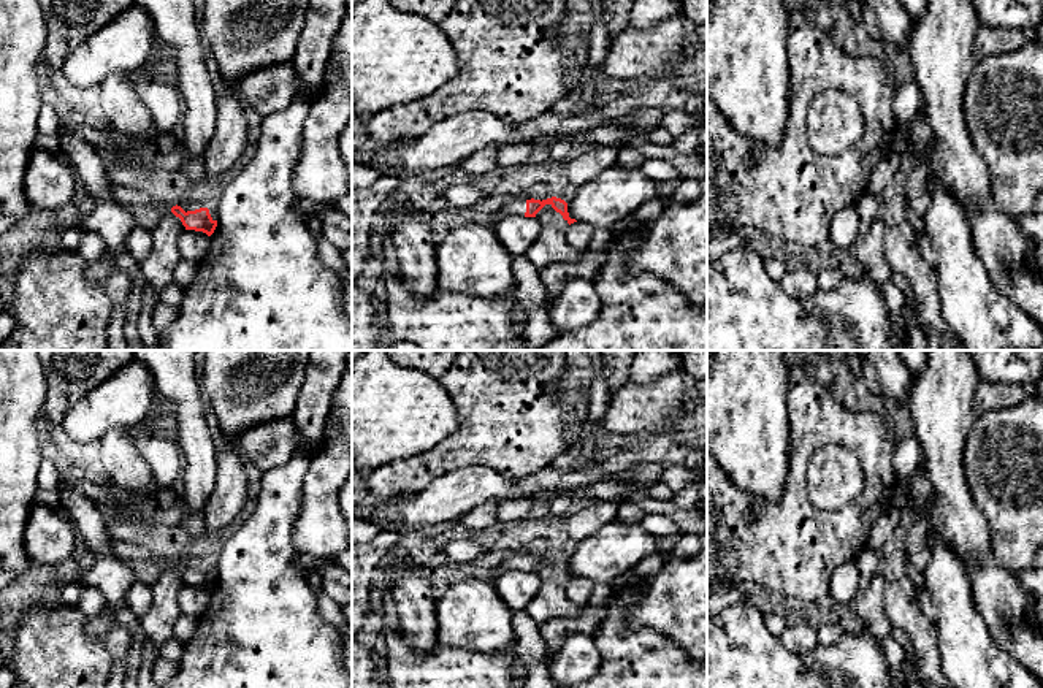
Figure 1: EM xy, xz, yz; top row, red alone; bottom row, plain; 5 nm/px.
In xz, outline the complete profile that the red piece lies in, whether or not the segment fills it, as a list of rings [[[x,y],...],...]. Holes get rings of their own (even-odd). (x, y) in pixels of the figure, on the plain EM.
[[[515,552],[509,560],[502,561],[499,566],[495,569],[495,575],[498,577],[499,574],[509,571],[509,569],[517,569],[517,571],[525,571],[525,572],[536,572],[536,569],[545,561],[550,560],[556,568],[563,571],[563,574],[571,580],[577,577],[575,574],[569,572],[567,568],[567,558],[561,553],[552,552],[547,555],[525,555],[520,552]]]

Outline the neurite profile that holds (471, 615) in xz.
[[[457,582],[436,602],[437,642],[479,653],[510,648],[517,644],[512,617],[493,582]]]

